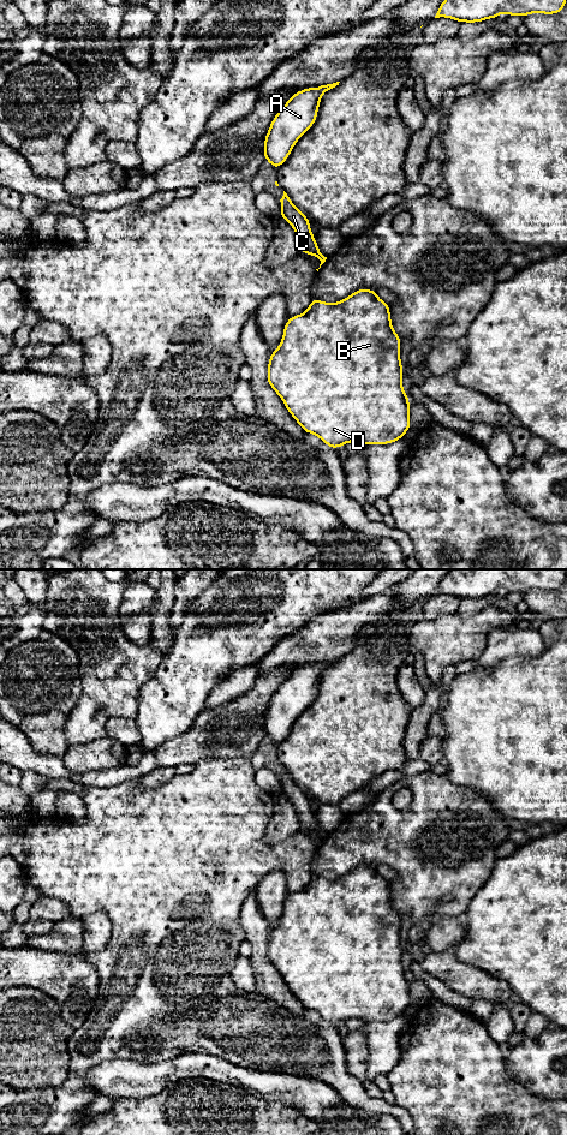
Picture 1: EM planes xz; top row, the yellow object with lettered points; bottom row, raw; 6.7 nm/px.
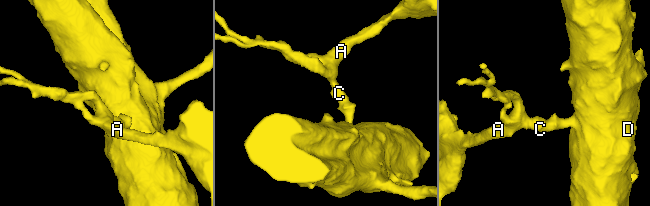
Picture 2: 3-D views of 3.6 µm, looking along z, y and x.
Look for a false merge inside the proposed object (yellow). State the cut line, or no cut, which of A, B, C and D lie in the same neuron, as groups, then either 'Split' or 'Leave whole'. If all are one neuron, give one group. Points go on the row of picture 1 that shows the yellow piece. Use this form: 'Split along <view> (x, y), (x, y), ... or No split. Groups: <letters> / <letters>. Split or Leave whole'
No split. Groups: A B C D. Leave whole

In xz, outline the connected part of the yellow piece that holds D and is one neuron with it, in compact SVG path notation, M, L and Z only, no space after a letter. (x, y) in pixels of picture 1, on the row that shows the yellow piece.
M360 288L353 292L350 297L334 304L328 304L312 298L305 312L298 316L291 316L286 322L282 340L279 347L270 353L269 357L267 381L281 398L285 407L304 432L316 435L329 448L336 449L348 442L359 442L365 447L370 444L390 444L402 438L411 426L410 399L402 389L402 363L400 360L400 348L401 340L392 327L389 305L377 297L375 289Z

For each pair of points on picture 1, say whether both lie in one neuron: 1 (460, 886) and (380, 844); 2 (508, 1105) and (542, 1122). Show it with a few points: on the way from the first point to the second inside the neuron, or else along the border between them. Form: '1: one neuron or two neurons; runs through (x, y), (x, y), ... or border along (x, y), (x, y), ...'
1: one neuron; runs through (440, 866), (423, 865), (400, 844)
2: one neuron; runs through (517, 1113), (525, 1122), (533, 1122)

